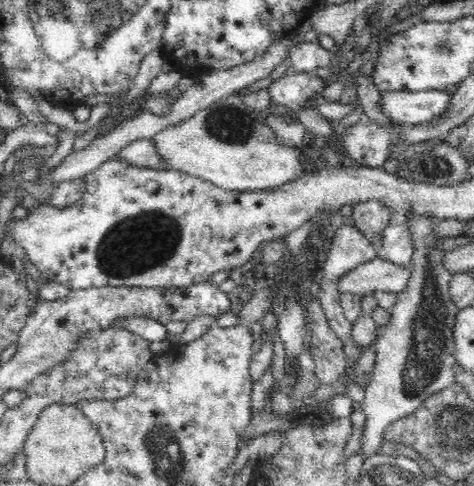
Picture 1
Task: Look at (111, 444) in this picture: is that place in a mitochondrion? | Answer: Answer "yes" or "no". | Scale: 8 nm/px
no

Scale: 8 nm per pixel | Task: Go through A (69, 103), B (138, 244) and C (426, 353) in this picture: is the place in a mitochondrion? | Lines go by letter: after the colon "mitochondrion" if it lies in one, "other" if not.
A: other
B: mitochondrion
C: mitochondrion

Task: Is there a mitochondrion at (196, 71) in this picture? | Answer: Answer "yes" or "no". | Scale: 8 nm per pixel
no

